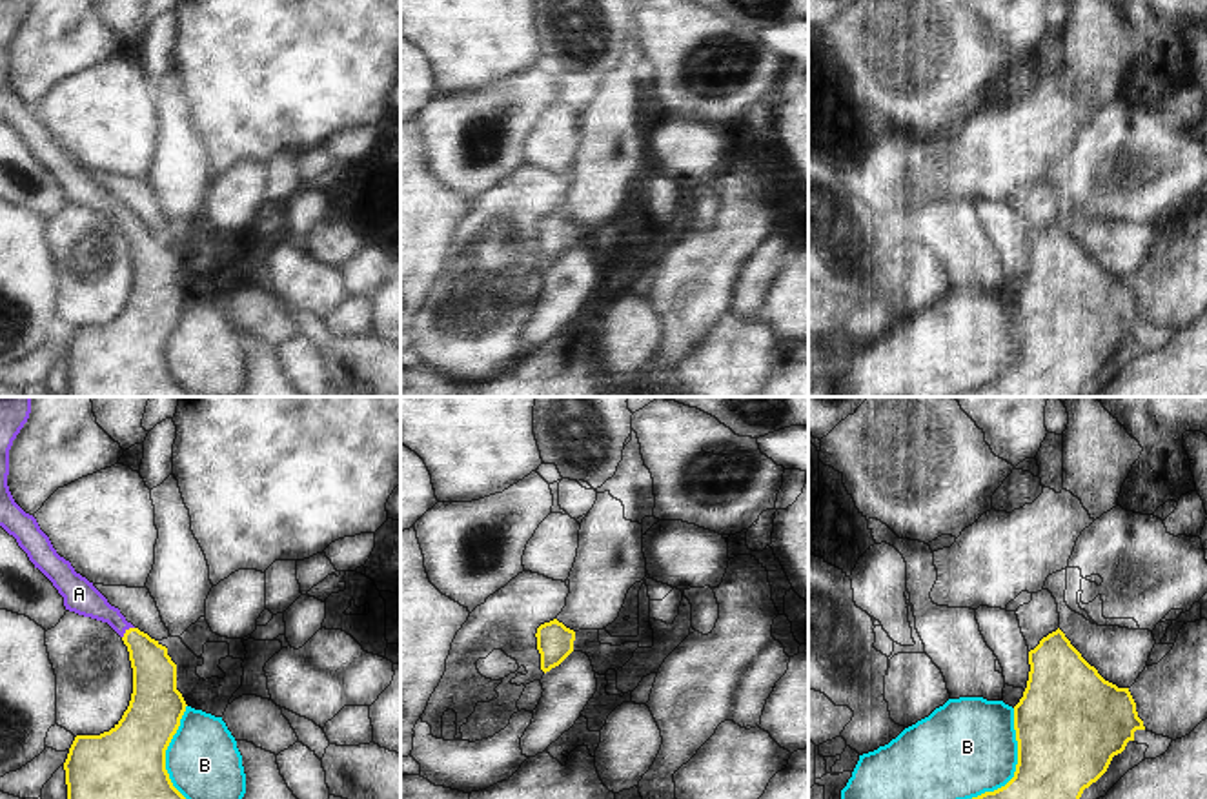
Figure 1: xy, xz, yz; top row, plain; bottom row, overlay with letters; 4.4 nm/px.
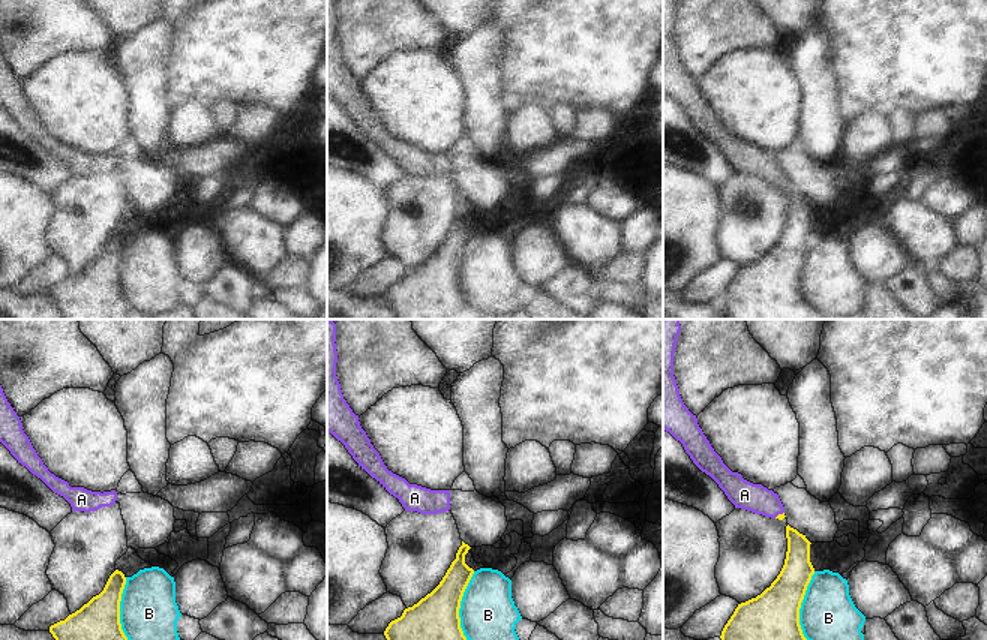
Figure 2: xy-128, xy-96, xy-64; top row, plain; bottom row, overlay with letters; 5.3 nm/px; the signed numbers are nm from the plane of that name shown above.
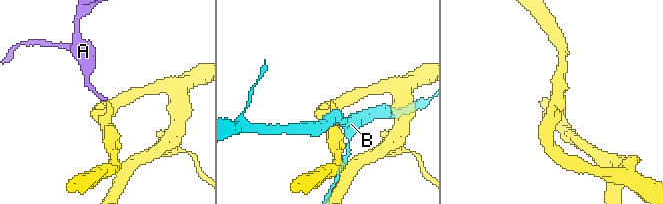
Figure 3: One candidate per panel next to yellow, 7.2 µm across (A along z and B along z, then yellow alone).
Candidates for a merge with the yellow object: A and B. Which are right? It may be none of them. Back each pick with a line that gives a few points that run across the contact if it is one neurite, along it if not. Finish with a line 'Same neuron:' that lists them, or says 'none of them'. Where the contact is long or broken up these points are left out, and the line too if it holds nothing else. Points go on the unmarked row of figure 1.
A: xy (153, 264), (142, 241), (126, 224), (108, 206), (82, 190)
Same neuron: A

